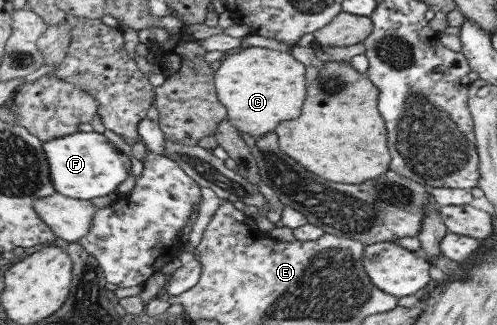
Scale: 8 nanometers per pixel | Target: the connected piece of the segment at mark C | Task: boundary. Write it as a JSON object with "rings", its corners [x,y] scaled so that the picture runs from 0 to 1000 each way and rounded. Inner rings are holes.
{"rings":[[[507,142],[453,163],[429,228],[429,268],[455,335],[455,366],[509,425],[547,403],[567,372],[594,366],[616,295],[612,206],[581,163],[559,154]]]}

